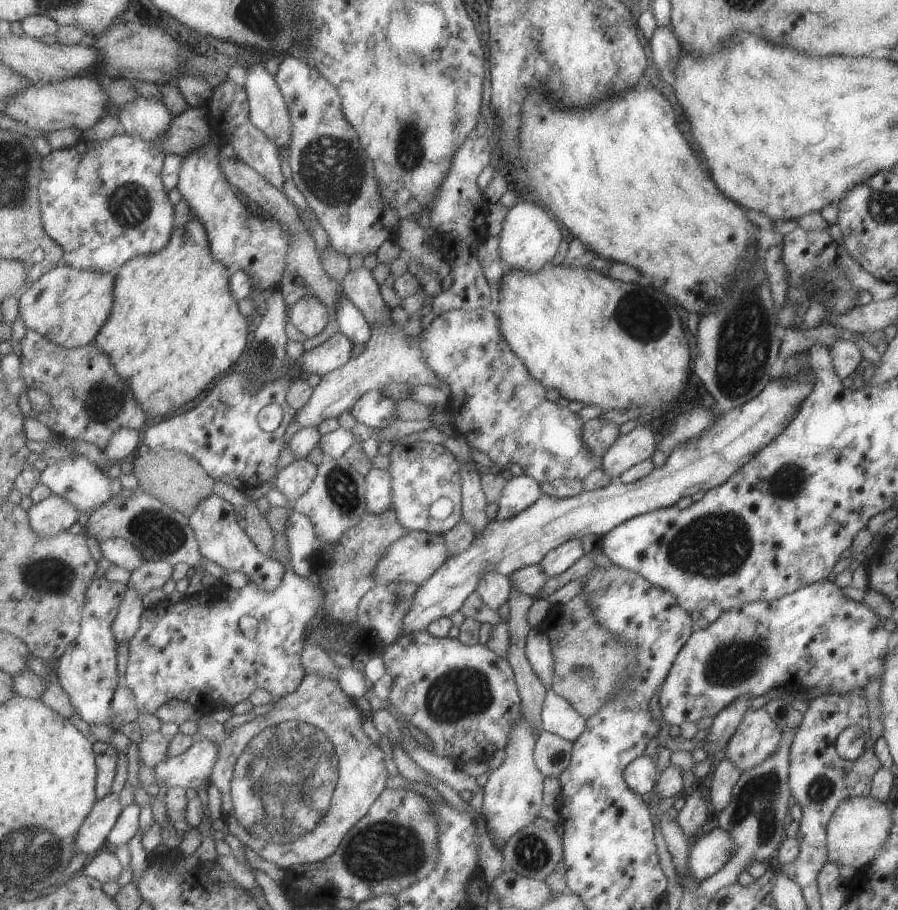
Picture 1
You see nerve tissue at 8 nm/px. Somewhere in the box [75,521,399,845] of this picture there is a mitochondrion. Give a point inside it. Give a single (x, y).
(95, 673)

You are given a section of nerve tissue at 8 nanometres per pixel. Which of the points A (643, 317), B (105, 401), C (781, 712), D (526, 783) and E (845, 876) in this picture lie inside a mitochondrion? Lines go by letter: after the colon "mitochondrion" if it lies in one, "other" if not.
A: mitochondrion
B: mitochondrion
C: other
D: other
E: other

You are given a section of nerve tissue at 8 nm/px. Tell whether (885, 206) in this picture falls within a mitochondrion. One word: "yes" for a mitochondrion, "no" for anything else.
yes

